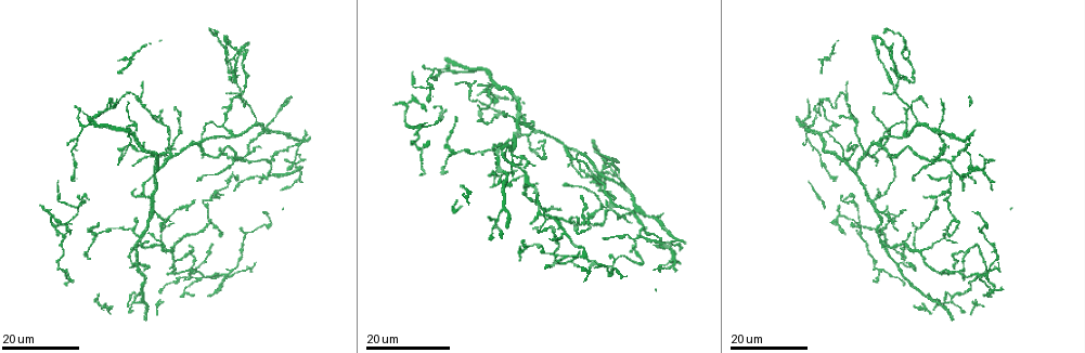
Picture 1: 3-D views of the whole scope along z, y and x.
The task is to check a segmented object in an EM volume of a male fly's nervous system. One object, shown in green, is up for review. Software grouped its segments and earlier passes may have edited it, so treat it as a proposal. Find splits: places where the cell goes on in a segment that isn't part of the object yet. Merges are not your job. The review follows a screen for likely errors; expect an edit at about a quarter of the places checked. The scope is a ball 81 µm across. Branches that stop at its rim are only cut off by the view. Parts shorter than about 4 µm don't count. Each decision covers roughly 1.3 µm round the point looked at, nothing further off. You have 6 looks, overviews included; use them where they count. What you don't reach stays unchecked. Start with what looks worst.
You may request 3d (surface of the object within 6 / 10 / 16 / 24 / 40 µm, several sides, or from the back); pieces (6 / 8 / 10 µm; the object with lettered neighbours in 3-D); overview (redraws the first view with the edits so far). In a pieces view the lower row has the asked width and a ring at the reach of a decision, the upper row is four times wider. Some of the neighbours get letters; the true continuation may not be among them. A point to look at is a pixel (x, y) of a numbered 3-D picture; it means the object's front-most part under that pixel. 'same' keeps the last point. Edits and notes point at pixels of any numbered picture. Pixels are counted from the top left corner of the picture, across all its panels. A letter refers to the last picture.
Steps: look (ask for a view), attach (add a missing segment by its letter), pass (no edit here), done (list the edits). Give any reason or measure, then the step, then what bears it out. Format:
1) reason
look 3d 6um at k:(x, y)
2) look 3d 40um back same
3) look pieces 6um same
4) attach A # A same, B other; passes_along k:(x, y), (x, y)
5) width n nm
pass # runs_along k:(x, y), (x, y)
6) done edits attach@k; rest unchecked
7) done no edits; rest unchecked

free end
look 3d 16um at 1:(594, 149)

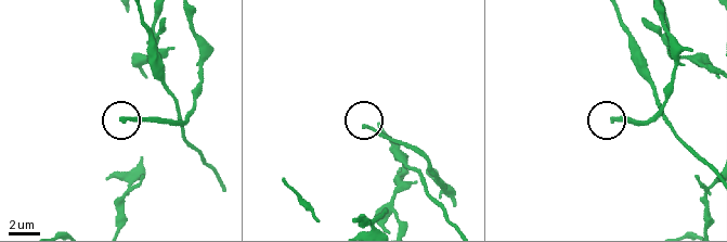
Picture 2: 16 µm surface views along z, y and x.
look pieces 10um at 2:(122, 118)

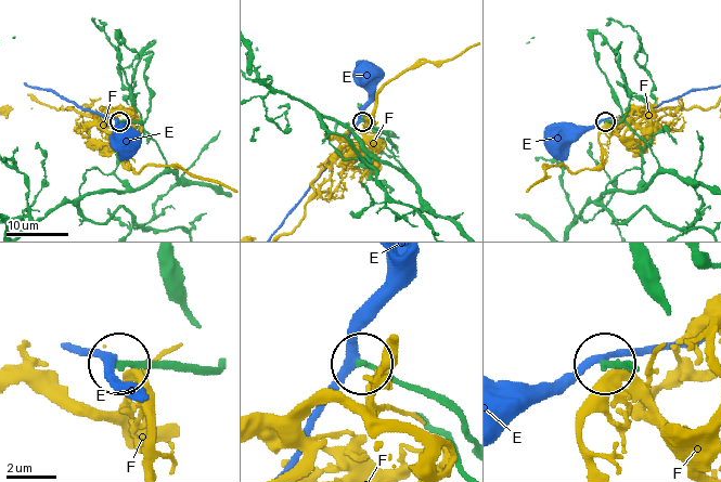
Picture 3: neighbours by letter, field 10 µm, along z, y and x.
pass # E other, F other; runs_along 3:(215, 367), (140, 369), (124, 363); no lettered segment goes on from it

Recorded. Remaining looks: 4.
end of a long branch
look 3d 16um at 1:(606, 201)

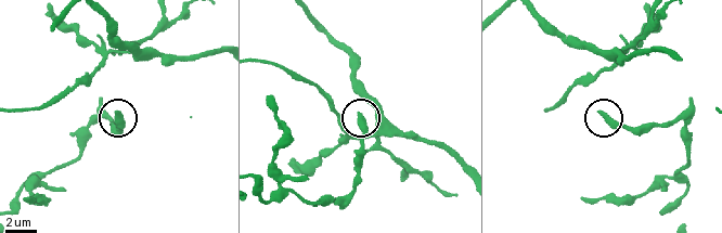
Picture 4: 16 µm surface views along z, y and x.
look pieces 8um at 4:(599, 113)

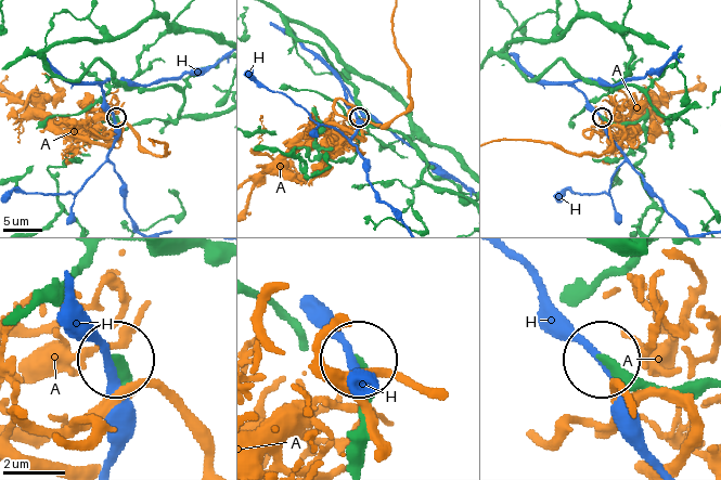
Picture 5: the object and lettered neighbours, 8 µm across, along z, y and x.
width 280 nm
pass # A other, H other; runs_along 5:(703, 385), (632, 385), (604, 364); no lettered segment goes on from it

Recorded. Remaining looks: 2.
an open end
look 3d 16um at 1:(845, 81)

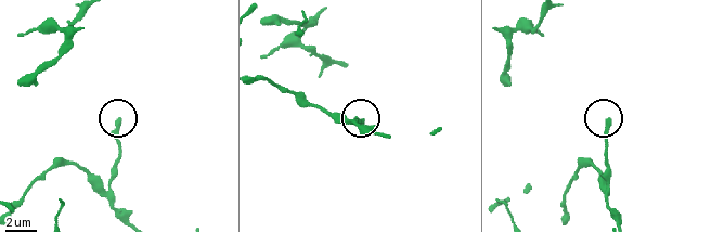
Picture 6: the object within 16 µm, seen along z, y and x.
look pieces 6um at 6:(609, 118)

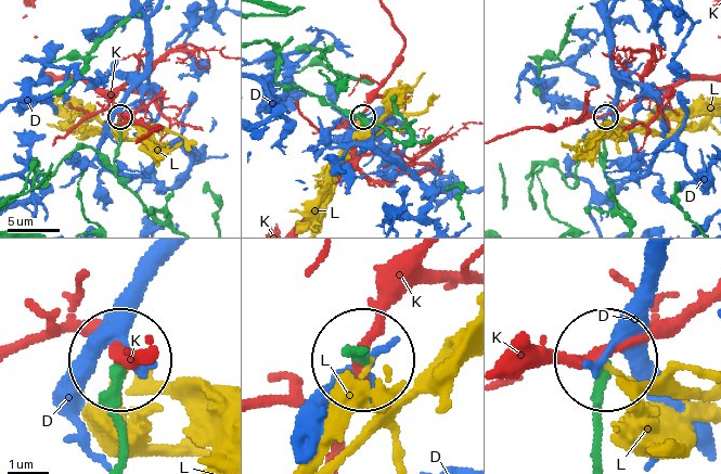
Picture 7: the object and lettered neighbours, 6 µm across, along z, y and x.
pass # D other, K other, L other; runs_along 7:(159, 220), (116, 175), (113, 159), (120, 139), (120, 118); none of them fits

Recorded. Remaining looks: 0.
done no edits; rest unchecked

